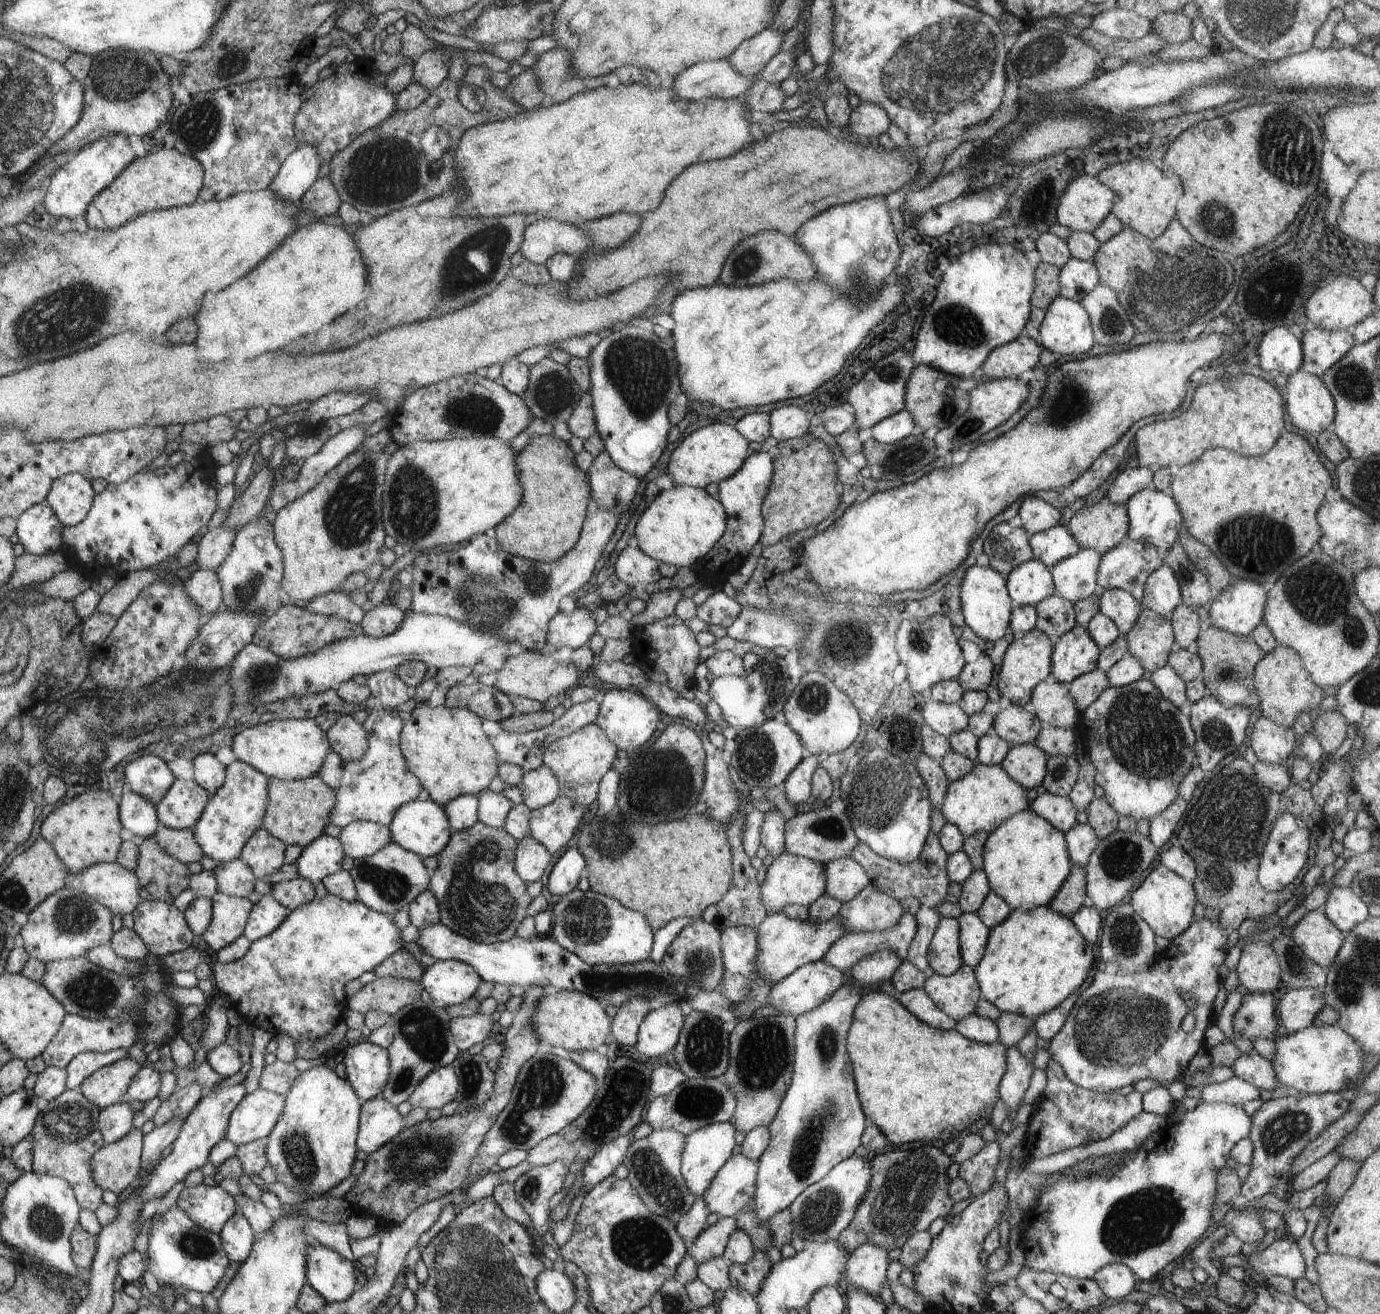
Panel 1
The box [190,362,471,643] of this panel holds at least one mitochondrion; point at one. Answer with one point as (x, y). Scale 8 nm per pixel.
(351, 511)

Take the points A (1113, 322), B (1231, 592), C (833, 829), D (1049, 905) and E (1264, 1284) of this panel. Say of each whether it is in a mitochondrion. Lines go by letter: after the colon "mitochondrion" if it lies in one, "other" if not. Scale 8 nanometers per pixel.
A: mitochondrion
B: other
C: mitochondrion
D: other
E: other

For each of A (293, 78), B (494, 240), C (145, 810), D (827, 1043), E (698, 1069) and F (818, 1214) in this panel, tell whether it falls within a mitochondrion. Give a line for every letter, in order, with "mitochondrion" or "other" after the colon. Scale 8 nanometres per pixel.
A: other
B: mitochondrion
C: other
D: mitochondrion
E: mitochondrion
F: mitochondrion

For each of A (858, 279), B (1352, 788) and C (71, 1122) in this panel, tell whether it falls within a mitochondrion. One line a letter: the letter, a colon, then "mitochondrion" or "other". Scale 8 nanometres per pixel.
A: mitochondrion
B: other
C: mitochondrion

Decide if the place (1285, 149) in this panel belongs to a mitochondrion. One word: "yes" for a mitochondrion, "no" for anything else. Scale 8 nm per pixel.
yes

